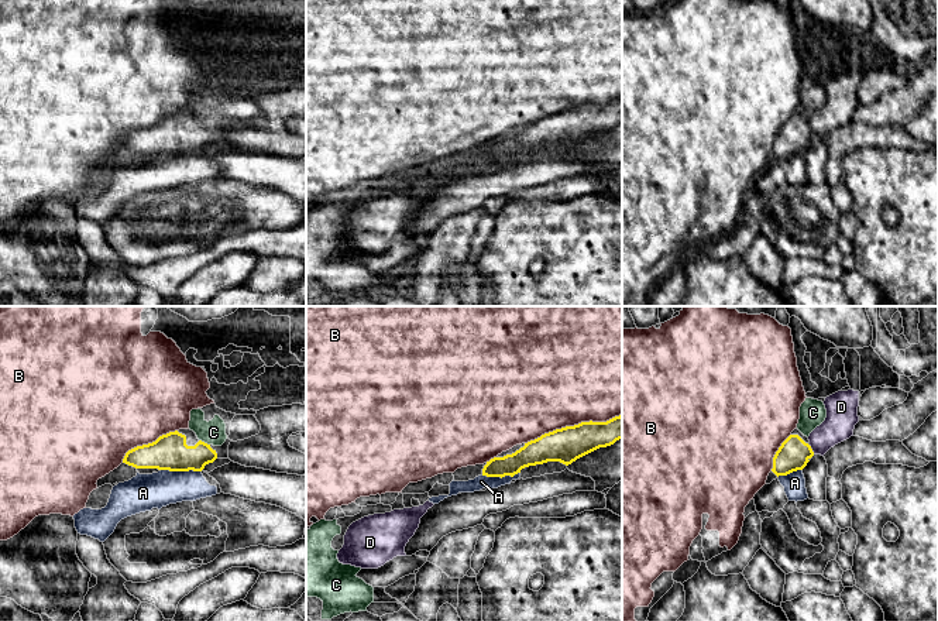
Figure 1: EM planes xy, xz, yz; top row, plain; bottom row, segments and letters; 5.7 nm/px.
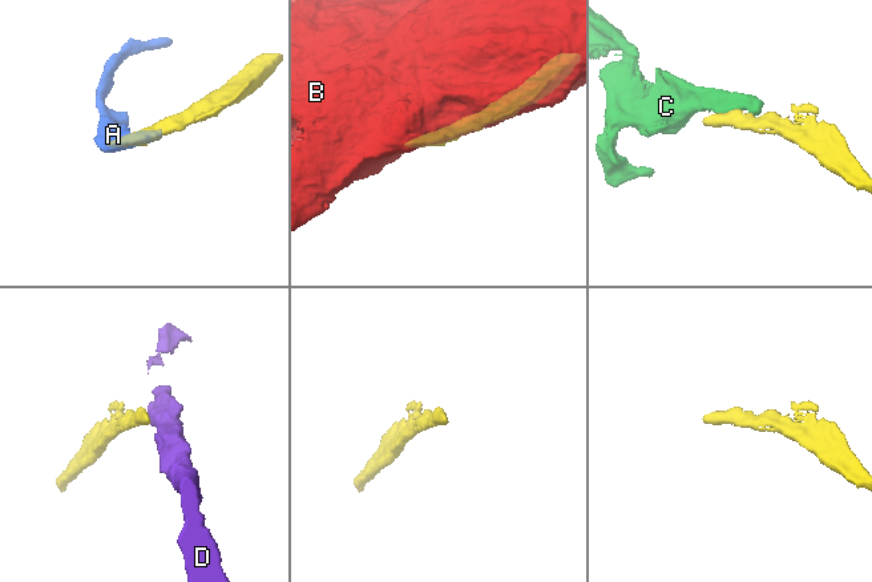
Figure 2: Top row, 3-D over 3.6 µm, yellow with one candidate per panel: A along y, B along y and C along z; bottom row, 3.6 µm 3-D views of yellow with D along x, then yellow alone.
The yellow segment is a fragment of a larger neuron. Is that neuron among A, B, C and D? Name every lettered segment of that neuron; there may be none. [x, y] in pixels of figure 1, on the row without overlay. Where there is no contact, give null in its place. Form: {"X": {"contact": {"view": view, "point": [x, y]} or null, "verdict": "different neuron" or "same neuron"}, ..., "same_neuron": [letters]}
{"A": {"contact": {"view": "xy", "point": [181, 154]}, "verdict": "different neuron"}, "B": {"contact": {"view": "xz", "point": [574, 109]}, "verdict": "different neuron"}, "C": {"contact": {"view": "xy", "point": [203, 126]}, "verdict": "same neuron"}, "D": {"contact": {"view": "yz", "point": [811, 133]}, "verdict": "different neuron"}, "same_neuron": ["C"]}

